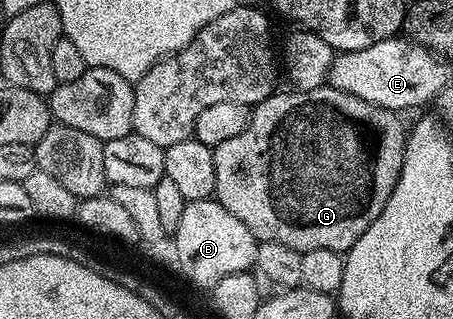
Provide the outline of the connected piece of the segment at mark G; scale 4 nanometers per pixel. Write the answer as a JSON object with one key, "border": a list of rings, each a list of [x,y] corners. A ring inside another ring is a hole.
{"border":[[[320,87],[305,91],[292,91],[282,93],[276,91],[270,97],[251,109],[251,118],[241,131],[241,135],[233,135],[233,139],[225,139],[225,143],[214,146],[215,150],[215,192],[214,200],[225,211],[229,211],[231,217],[236,217],[240,225],[247,228],[247,232],[255,236],[256,242],[272,241],[273,243],[285,243],[285,247],[293,247],[298,253],[305,251],[317,251],[317,247],[325,247],[325,251],[337,251],[346,254],[347,250],[365,235],[369,223],[381,215],[381,207],[389,203],[389,195],[393,195],[393,187],[397,187],[401,167],[403,166],[403,152],[407,150],[408,130],[403,129],[403,121],[398,112],[385,107],[377,107],[373,103],[365,103],[365,99],[357,99],[357,95],[349,95],[345,91],[337,91],[330,87]]]}

